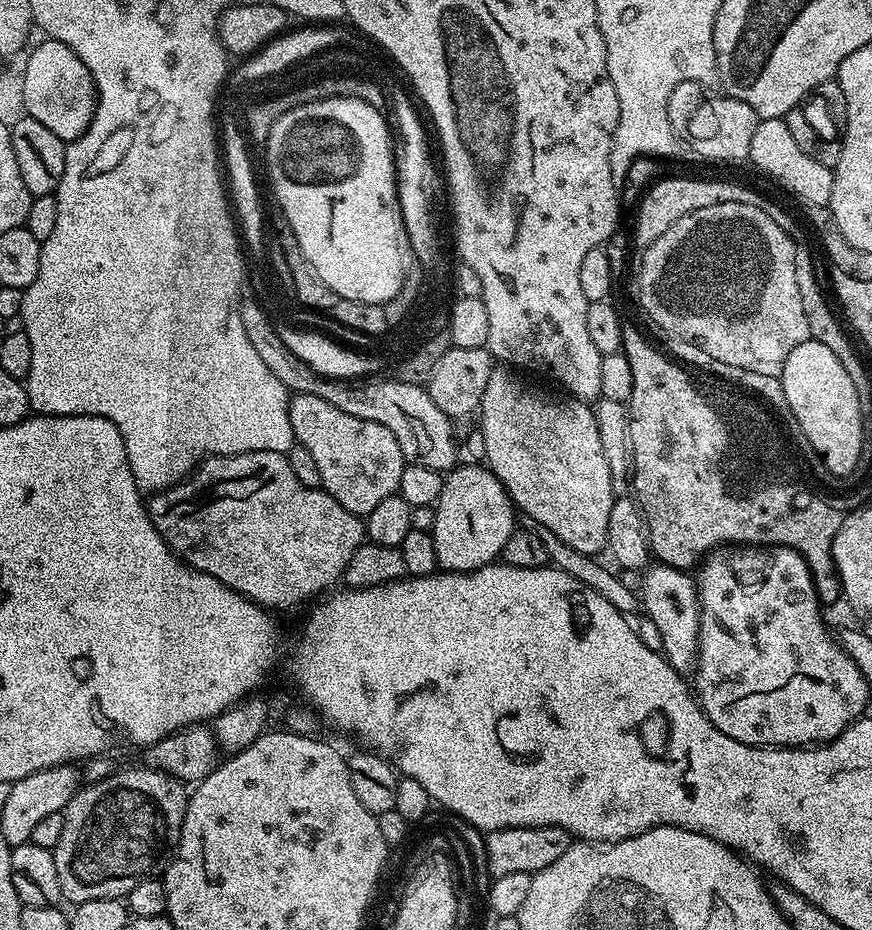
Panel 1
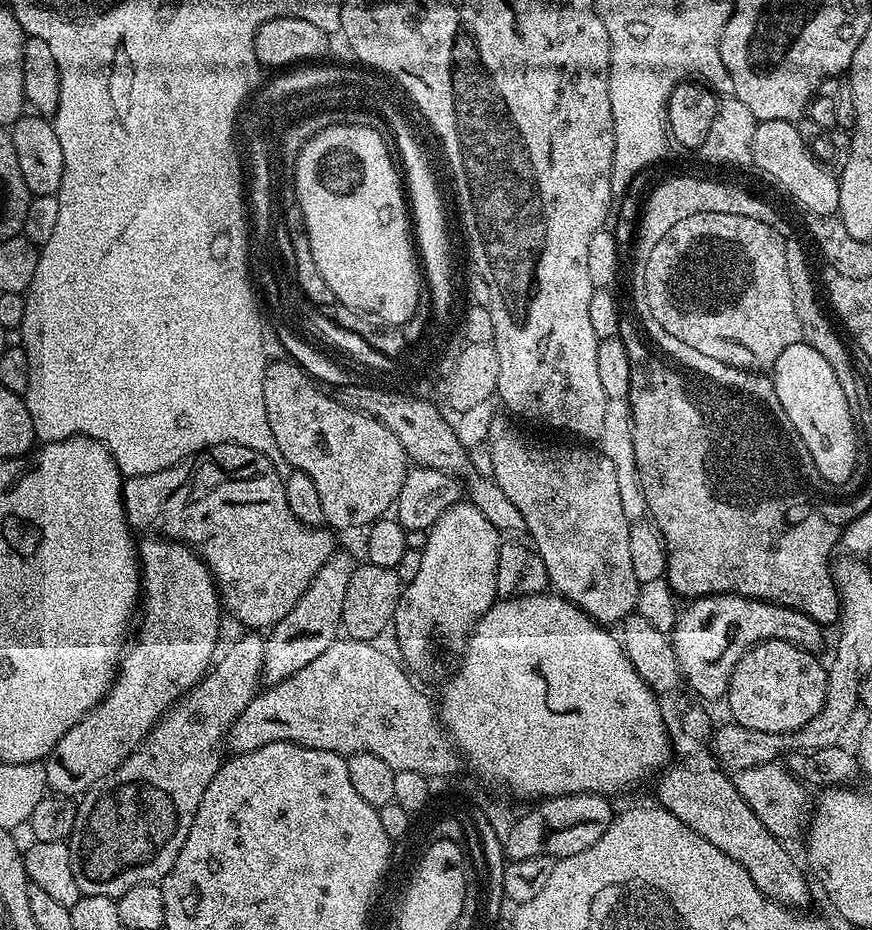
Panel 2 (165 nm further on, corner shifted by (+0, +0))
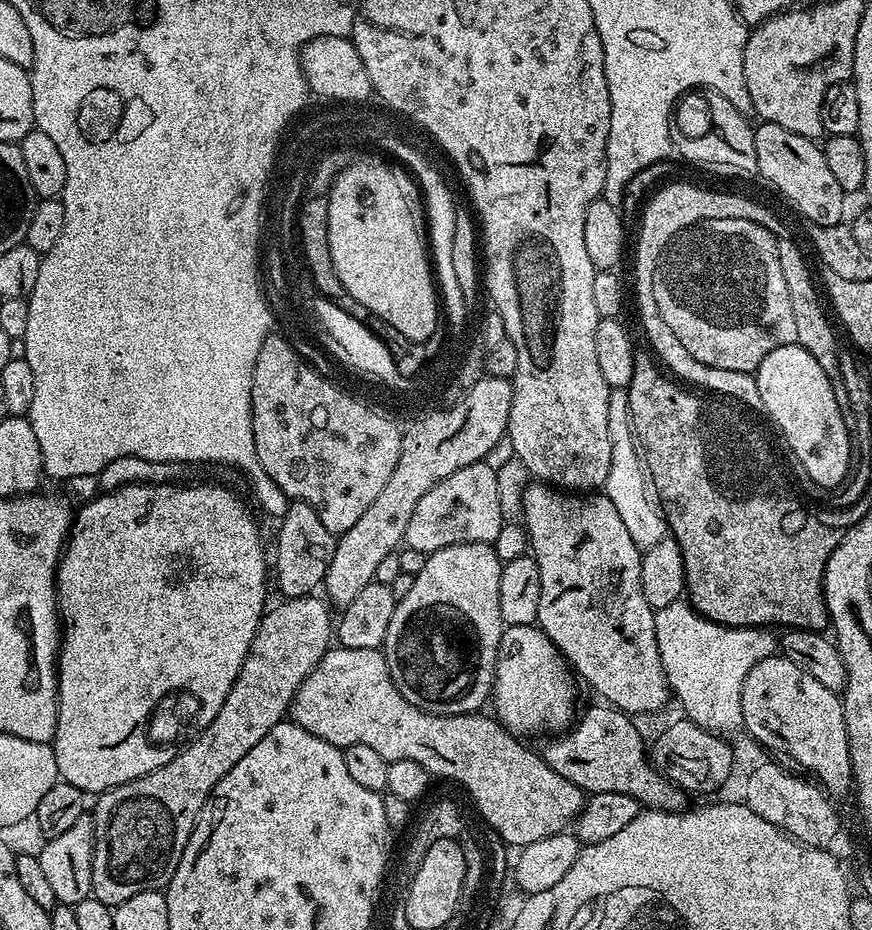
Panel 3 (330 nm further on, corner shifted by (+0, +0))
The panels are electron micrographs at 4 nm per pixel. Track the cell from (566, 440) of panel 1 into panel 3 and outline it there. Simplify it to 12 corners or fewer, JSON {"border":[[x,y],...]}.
{"border":[[529,483],[536,624],[601,701],[670,699],[606,494]]}

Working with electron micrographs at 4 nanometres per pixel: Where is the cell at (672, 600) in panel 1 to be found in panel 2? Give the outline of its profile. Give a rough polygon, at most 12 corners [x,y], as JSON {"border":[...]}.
{"border":[[697,596],[670,639],[683,683],[723,701],[756,644],[820,654],[825,629],[748,596]]}

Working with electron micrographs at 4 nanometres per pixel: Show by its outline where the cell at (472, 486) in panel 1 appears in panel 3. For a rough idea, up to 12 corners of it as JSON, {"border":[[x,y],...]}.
{"border":[[491,543],[428,554],[382,649],[436,716],[483,709],[506,627]]}

